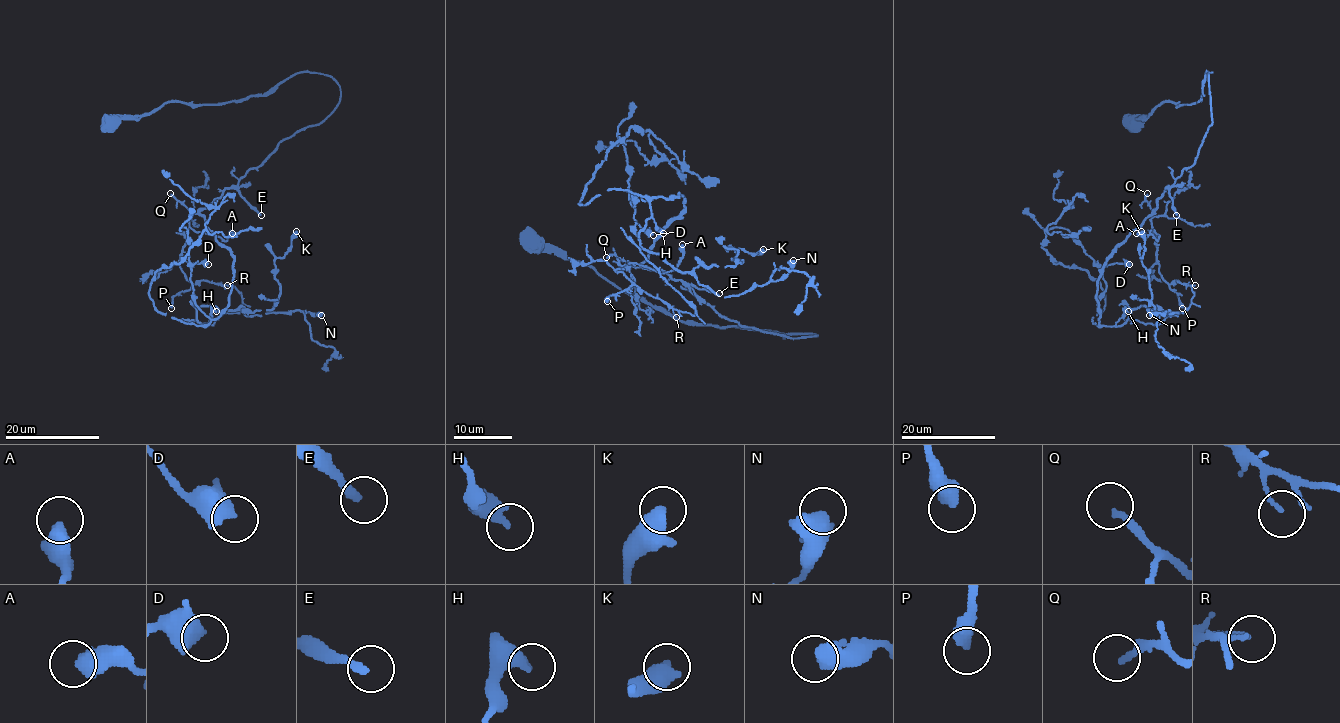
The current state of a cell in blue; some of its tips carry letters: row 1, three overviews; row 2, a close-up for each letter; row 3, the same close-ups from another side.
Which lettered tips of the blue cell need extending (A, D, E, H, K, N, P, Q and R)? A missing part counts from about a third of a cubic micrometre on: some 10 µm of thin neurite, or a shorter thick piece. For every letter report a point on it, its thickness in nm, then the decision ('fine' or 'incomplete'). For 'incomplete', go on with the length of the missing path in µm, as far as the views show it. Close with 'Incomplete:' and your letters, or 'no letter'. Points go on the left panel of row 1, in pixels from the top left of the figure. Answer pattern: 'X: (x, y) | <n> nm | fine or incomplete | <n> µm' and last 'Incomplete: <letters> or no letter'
A: (232, 233) | 500 nm | fine
D: (208, 264) | 600 nm | fine
E: (261, 215) | 260 nm | incomplete | 25 µm
H: (216, 311) | 400 nm | fine
K: (296, 231) | 400 nm | fine
N: (321, 315) | 650 nm | fine
P: (171, 308) | 440 nm | fine
Q: (170, 193) | 200 nm | fine
R: (227, 285) | 90 nm | fine
Incomplete: E

